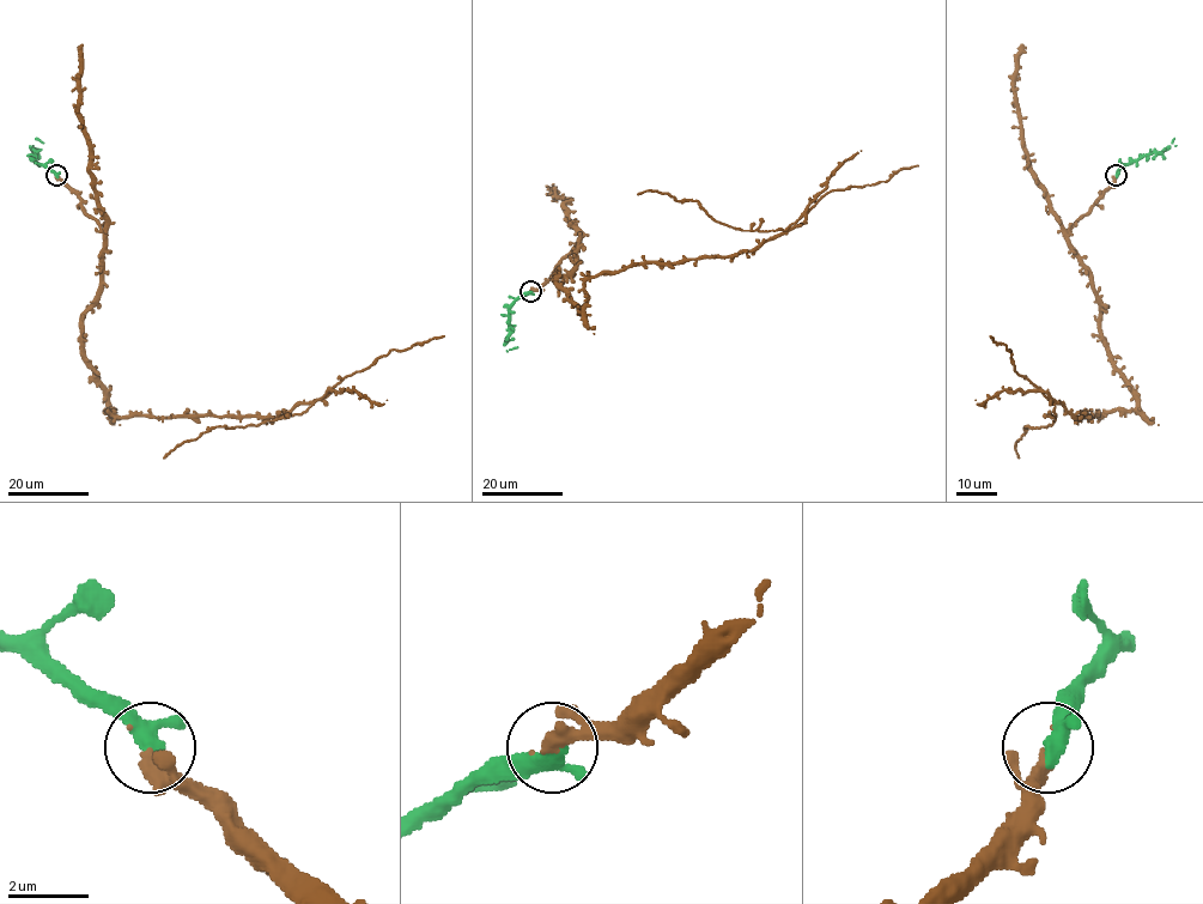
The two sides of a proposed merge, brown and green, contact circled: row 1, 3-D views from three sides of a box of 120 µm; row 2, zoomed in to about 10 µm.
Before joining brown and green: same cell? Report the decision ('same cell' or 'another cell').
same cell

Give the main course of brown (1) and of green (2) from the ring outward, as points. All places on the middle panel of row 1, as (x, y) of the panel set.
1: (530, 291), (578, 242), (557, 280), (582, 310), (588, 278), (729, 258), (785, 230), (637, 194)
2: (530, 291), (518, 297), (510, 309), (505, 345), (506, 350), (517, 347)

